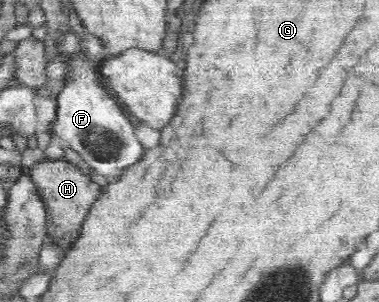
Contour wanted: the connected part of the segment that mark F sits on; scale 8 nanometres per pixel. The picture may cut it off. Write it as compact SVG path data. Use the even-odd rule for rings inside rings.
M94 58L74 62L70 74L72 80L58 96L58 115L53 132L75 150L96 174L110 179L120 178L130 166L141 160L144 148L136 140L128 116L124 116L116 100L100 88L98 64L92 64L92 60Z

